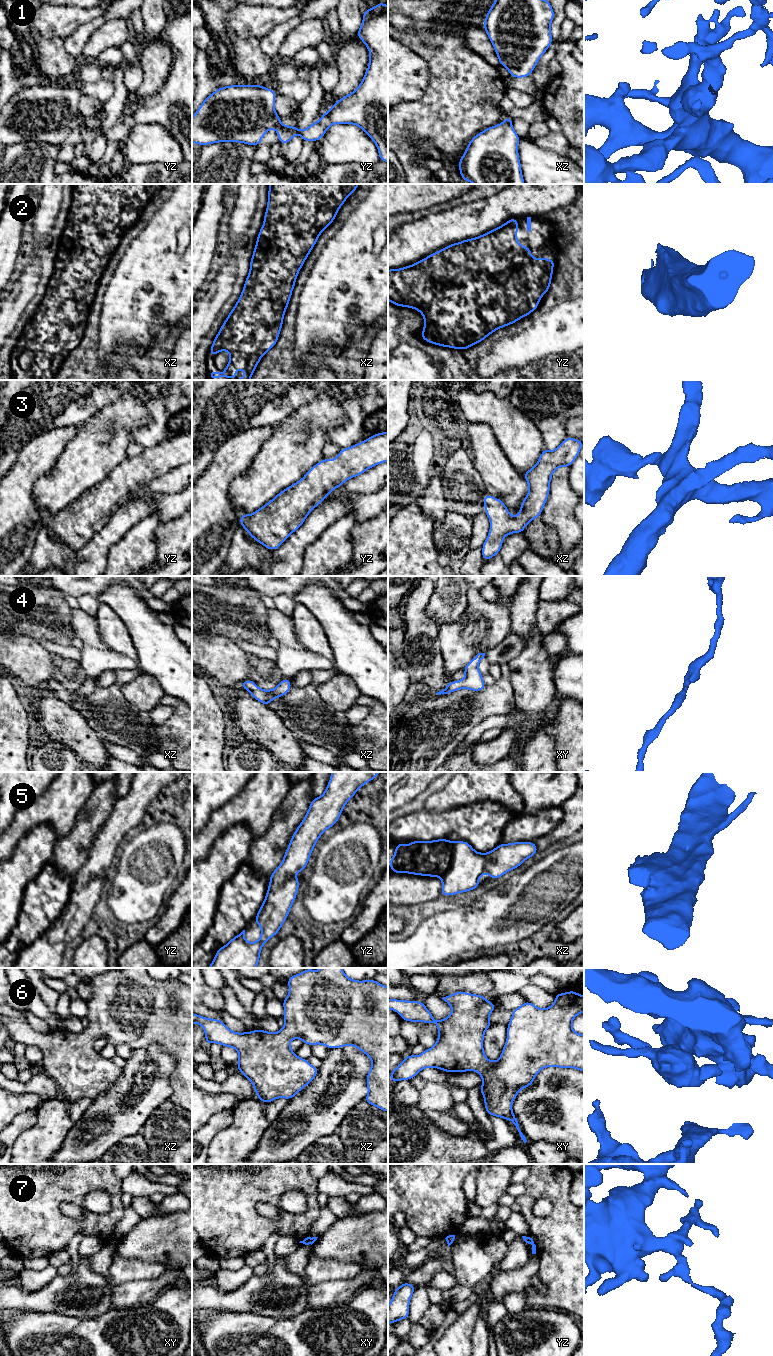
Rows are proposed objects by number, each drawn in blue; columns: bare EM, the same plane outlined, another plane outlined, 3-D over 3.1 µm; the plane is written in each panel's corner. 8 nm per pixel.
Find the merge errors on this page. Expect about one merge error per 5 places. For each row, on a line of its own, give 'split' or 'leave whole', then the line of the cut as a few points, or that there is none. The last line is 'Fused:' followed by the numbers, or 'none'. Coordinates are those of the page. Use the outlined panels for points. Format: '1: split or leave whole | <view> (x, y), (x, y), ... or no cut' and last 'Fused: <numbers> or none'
1: leave whole | no cut
2: leave whole | no cut
3: leave whole | no cut
4: leave whole | no cut
5: leave whole | no cut
6: leave whole | no cut
7: split | xy (311, 1238), (309, 1243)
Fused: 7

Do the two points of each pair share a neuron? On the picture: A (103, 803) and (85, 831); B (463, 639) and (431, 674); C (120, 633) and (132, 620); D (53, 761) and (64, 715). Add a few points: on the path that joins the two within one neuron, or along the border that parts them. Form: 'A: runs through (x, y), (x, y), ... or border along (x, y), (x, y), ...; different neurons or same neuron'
A: runs through (97, 810), (89, 824); same neuron
B: border along (438, 638), (443, 666), (447, 674); different neurons
C: border along (111, 608), (123, 622), (135, 648); different neurons
D: border along (52, 740), (66, 745), (77, 756); different neurons

